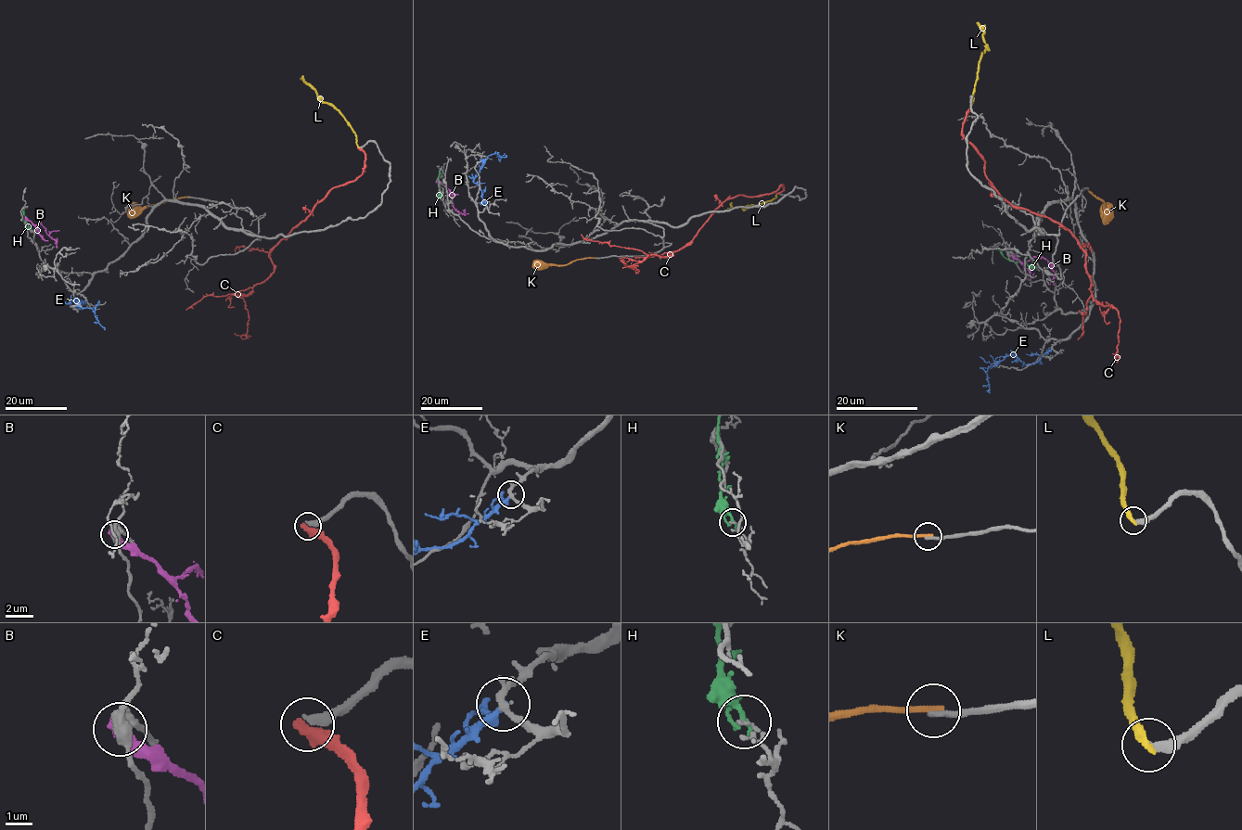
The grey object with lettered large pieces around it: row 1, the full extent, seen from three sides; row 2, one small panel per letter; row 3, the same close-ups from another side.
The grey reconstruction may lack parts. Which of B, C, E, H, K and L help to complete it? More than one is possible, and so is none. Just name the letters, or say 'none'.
L

